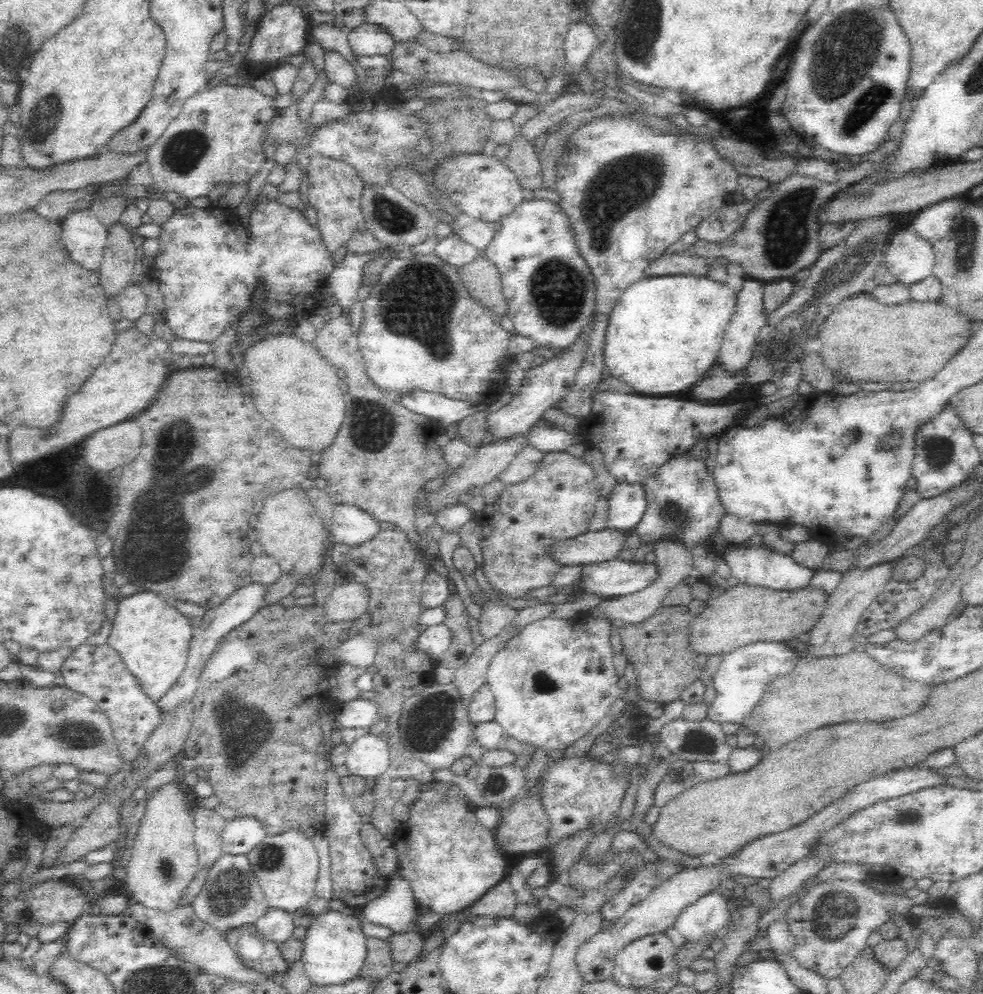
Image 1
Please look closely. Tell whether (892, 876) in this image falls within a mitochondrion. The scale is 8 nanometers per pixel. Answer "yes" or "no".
no

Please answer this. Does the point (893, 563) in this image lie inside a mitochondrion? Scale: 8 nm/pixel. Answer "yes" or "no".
no

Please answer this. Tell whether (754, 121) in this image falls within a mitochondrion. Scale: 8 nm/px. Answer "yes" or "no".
no

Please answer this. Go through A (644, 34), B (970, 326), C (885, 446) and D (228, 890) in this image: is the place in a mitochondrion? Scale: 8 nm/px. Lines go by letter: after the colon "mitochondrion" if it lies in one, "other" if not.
A: mitochondrion
B: other
C: mitochondrion
D: mitochondrion

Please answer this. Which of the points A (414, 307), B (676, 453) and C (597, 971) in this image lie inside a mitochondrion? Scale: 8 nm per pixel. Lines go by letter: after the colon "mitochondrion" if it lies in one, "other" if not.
A: mitochondrion
B: other
C: other

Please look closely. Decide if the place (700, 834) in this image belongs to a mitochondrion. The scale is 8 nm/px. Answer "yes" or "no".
no

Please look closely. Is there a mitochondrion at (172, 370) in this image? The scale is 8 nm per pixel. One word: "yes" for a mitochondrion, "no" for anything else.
no

